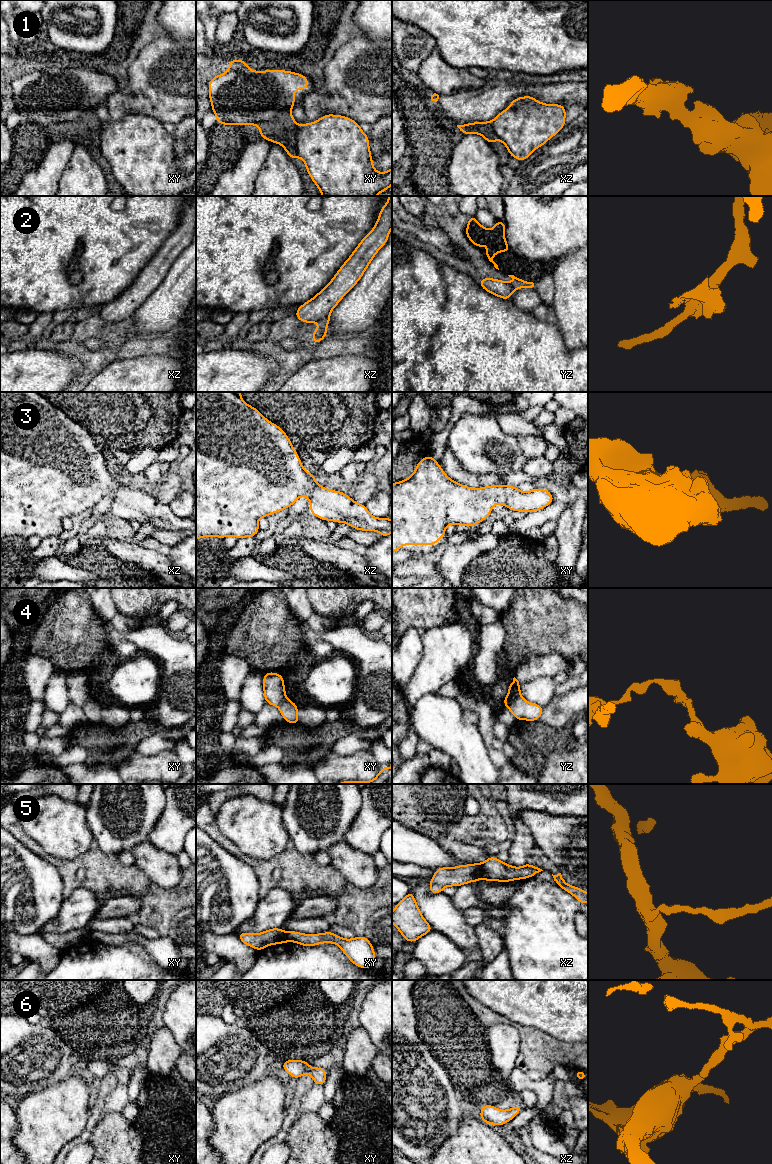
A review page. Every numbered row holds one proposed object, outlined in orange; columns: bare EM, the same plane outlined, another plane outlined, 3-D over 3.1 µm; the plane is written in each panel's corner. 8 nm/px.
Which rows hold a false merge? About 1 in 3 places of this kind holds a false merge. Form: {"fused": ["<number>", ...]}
{"fused": ["1", "2", "4", "5"]}

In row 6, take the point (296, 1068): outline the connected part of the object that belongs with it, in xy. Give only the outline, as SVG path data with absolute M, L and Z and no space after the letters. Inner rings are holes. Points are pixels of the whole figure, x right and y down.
M286 1060L283 1061L282 1067L294 1079L298 1079L302 1075L310 1074L316 1085L323 1086L325 1084L327 1073L321 1067L311 1068L310 1063L303 1060Z

